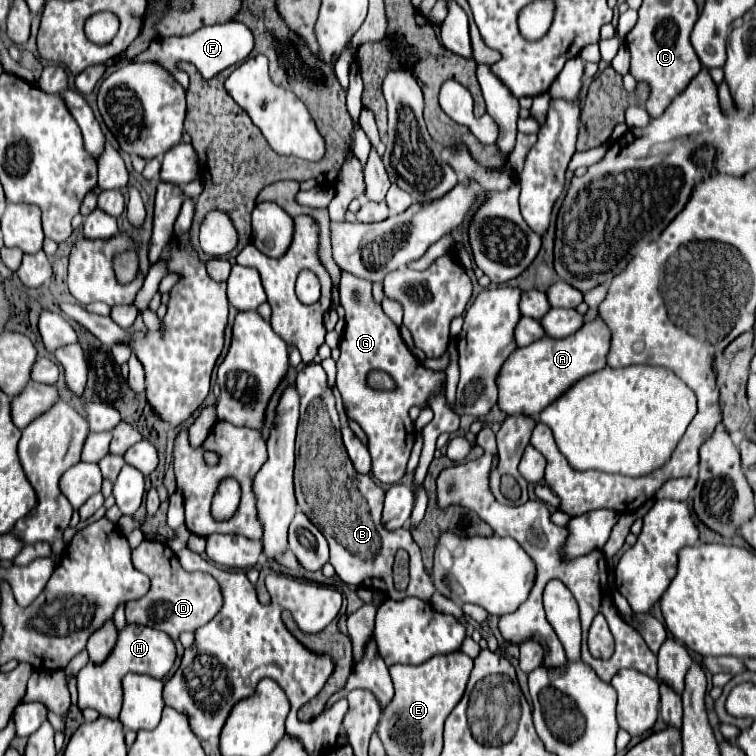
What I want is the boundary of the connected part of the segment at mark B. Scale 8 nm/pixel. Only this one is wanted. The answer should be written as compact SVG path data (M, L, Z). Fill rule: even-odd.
M311 363L297 373L297 393L301 399L301 419L297 429L299 461L295 461L297 507L325 535L331 547L329 563L335 567L339 579L347 585L379 591L395 601L405 597L429 601L435 591L423 567L417 543L411 535L399 535L397 531L385 529L381 521L385 491L371 481L369 475L359 475L353 469L349 455L345 455L339 431L339 415L335 411L335 397L327 385L327 375L321 365ZM399 547L409 553L411 585L417 583L417 589L407 589L405 593L399 593L393 587L391 577L393 557Z

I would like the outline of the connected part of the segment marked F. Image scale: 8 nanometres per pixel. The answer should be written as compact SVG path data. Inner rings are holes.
M235 21L235 23L223 23L223 25L209 25L209 27L201 27L197 31L193 31L191 35L175 35L175 37L161 37L151 41L151 45L141 51L137 57L133 57L135 63L143 63L143 61L153 61L159 63L163 69L167 69L173 77L179 77L179 69L177 69L177 61L189 61L197 67L197 71L205 77L205 79L213 79L215 75L219 75L223 69L241 63L249 57L249 53L253 51L253 33L249 31L249 27L245 27L243 23Z

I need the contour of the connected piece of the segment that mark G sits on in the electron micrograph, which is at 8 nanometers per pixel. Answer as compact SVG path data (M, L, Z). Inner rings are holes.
M343 273L339 293L347 325L339 343L341 357L337 359L337 389L343 397L347 417L357 421L371 441L371 475L385 485L393 485L399 483L399 479L405 475L415 441L415 427L407 411L413 405L427 407L425 397L429 397L429 391L437 391L437 383L443 383L445 373L425 369L413 357L413 353L403 343L395 323L391 323L391 319L381 311L381 305L373 301L369 281ZM369 371L387 371L397 387L391 391L369 387Z

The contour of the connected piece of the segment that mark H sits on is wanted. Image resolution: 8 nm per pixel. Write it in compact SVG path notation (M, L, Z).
M125 625L119 631L117 643L109 657L103 663L89 661L77 673L77 691L79 691L79 709L93 707L101 715L109 719L117 719L121 705L123 705L123 687L121 681L127 673L141 673L141 675L155 675L163 679L175 663L175 645L163 631L155 631L151 627L141 625Z

